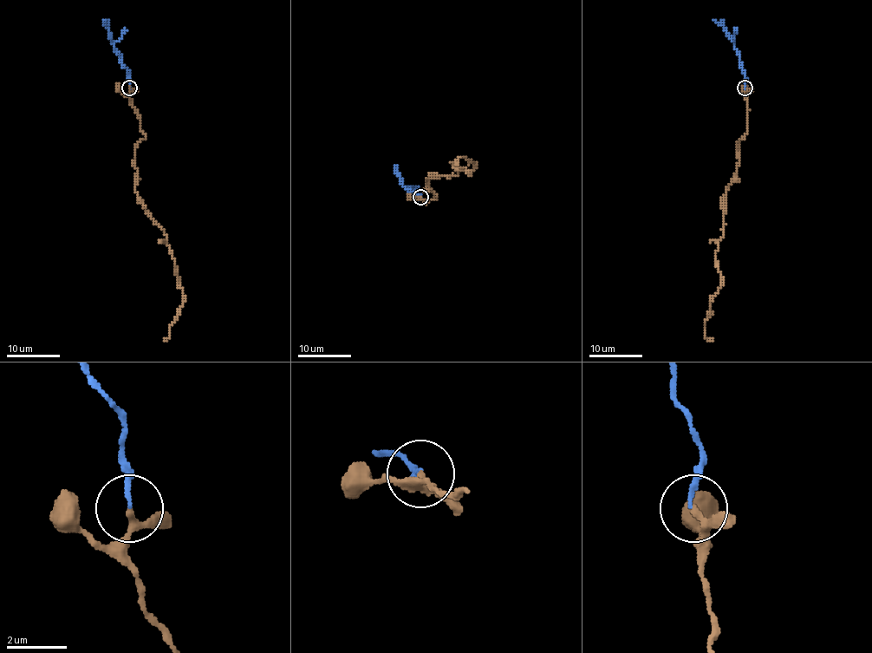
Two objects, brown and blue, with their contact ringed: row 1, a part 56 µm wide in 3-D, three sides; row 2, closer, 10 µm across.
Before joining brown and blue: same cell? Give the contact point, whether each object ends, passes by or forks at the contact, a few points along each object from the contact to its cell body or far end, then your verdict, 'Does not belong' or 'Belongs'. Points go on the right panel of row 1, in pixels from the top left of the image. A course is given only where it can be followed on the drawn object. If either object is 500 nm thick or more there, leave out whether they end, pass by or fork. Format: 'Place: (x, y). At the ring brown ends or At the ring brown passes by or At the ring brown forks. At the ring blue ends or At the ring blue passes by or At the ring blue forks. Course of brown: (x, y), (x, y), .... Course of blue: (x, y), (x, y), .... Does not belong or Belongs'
Place: (745, 88). At the ring brown passes by. At the ring blue ends. Course of brown: (744, 88), (746, 132), (738, 141), (716, 261), (721, 286), (704, 327), (712, 342). Course of blue: (744, 88), (744, 71), (735, 42), (713, 19). Belongs

